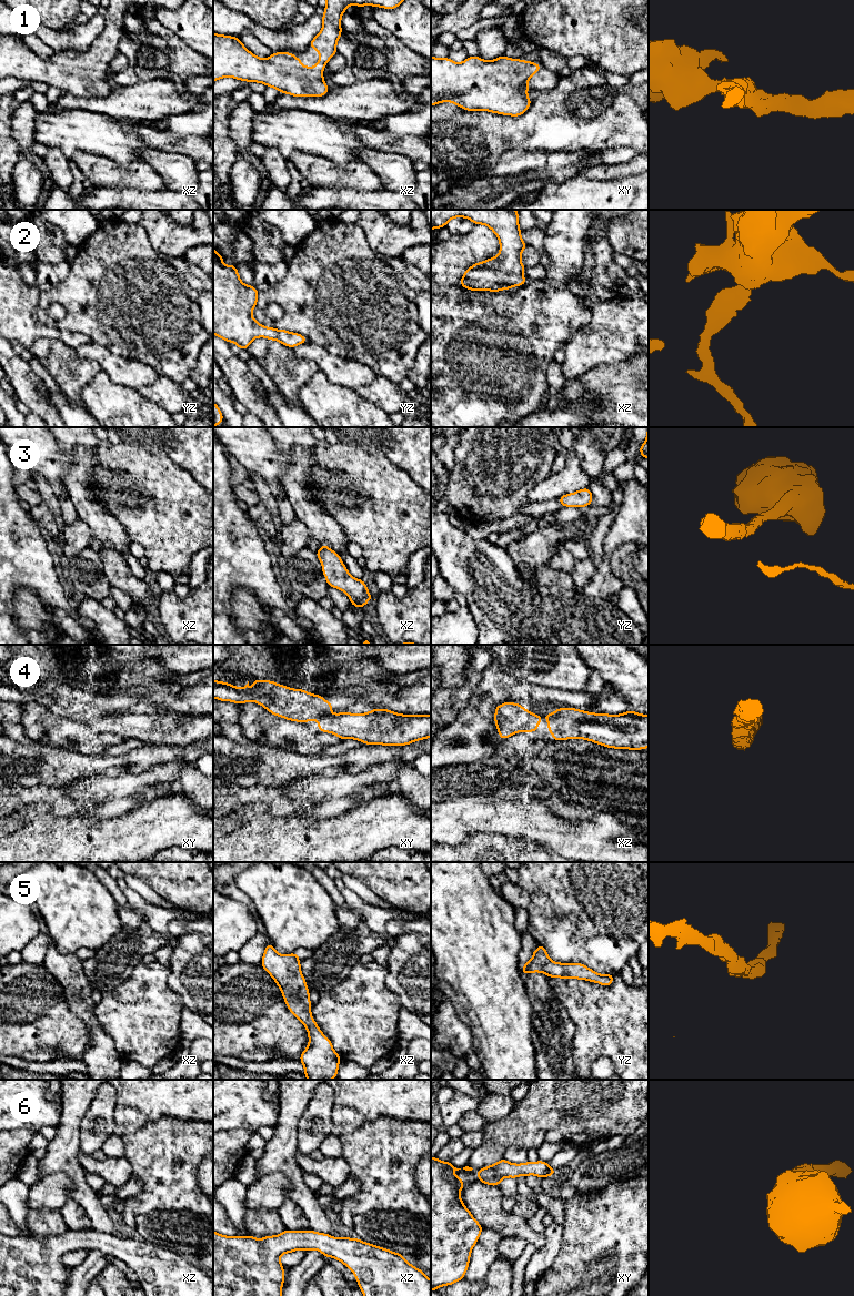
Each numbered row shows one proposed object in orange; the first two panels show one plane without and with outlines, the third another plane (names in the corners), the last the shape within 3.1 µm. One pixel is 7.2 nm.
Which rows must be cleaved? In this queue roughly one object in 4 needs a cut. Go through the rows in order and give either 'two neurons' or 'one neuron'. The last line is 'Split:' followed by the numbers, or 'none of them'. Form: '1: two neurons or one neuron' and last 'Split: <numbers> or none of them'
1: one neuron
2: one neuron
3: one neuron
4: one neuron
5: one neuron
6: one neuron
Split: none of them

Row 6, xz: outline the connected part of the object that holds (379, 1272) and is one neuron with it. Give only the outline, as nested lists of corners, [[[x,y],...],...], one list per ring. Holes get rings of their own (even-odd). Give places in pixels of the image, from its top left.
[[[285,1229],[280,1235],[264,1236],[261,1239],[250,1235],[224,1236],[213,1231],[213,1296],[282,1296],[282,1284],[285,1278],[280,1256],[299,1249],[318,1249],[325,1257],[342,1262],[355,1275],[363,1296],[431,1296],[431,1280],[421,1269],[408,1263],[403,1255],[358,1238],[336,1238],[311,1229],[305,1232]]]

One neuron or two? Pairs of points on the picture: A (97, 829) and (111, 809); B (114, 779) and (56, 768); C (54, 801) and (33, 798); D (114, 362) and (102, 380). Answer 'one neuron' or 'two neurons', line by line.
A: two neurons
B: two neurons
C: one neuron
D: two neurons

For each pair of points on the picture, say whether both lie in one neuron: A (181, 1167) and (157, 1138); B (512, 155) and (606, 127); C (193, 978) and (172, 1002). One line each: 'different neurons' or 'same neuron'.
A: same neuron
B: different neurons
C: different neurons

